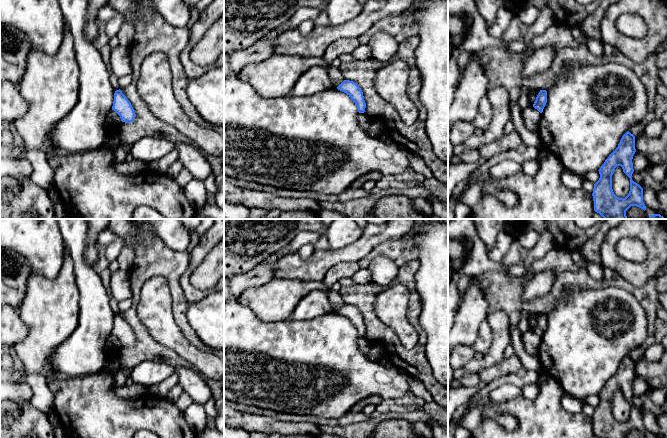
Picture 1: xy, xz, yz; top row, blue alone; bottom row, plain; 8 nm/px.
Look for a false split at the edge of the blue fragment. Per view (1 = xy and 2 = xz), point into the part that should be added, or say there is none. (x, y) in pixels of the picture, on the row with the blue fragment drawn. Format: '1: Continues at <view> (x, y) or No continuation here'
1: No continuation here
2: No continuation here

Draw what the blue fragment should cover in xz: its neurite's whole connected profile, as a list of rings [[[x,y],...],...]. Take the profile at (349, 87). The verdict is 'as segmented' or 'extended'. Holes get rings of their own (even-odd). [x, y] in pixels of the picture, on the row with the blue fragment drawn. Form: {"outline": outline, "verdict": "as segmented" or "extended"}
{"outline": [[[344,80],[338,87],[338,90],[346,93],[355,103],[359,113],[364,113],[366,103],[361,88],[353,81]]], "verdict": "as segmented"}

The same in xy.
{"outline": [[[120,89],[114,93],[112,110],[114,110],[120,116],[121,121],[125,123],[132,122],[136,117],[131,103]]], "verdict": "as segmented"}

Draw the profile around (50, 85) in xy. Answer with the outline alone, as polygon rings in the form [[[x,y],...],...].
[[[67,26],[56,54],[30,50],[26,72],[18,85],[29,108],[14,122],[18,134],[24,140],[24,149],[43,152],[56,149],[49,134],[77,104],[79,75],[74,39]]]

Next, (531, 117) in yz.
[[[533,106],[527,107],[521,112],[525,127],[532,131],[538,132],[539,124],[541,121],[541,113]]]

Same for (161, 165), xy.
[[[174,148],[172,151],[162,156],[156,161],[152,162],[151,168],[154,170],[166,174],[169,166],[179,159],[178,151]]]

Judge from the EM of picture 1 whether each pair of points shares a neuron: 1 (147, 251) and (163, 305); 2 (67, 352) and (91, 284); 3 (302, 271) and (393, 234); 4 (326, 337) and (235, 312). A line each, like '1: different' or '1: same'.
1: different
2: same
3: same
4: same

